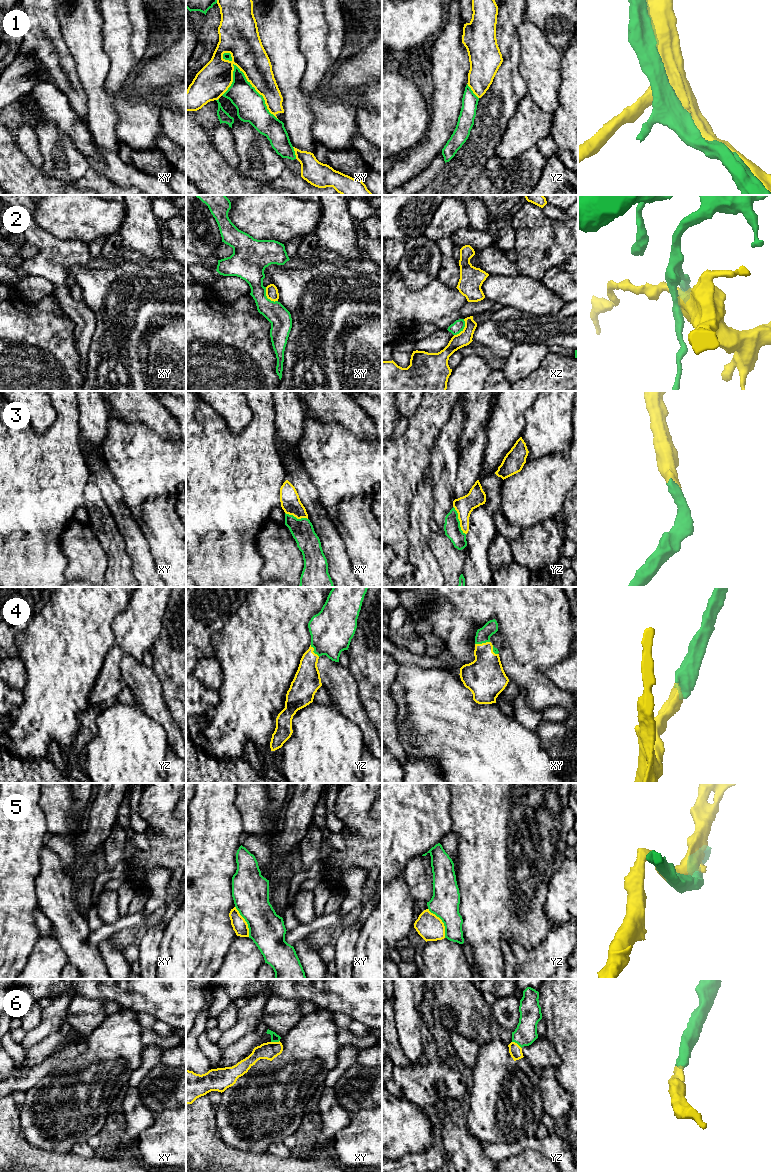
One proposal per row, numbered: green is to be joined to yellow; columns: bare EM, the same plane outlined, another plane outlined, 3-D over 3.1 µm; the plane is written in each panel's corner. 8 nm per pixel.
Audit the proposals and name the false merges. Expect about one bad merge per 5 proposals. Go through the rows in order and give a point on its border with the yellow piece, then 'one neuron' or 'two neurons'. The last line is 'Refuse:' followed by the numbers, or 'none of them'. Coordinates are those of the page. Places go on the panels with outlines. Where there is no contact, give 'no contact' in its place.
1: xy (257, 91) | two neurons
2: xy (267, 297) | two neurons
3: yz (459, 520) | one neuron
4: xy (482, 643) | one neuron
5: yz (442, 922) | two neurons
6: yz (517, 1044) | one neuron
Refuse: 1, 2, 5

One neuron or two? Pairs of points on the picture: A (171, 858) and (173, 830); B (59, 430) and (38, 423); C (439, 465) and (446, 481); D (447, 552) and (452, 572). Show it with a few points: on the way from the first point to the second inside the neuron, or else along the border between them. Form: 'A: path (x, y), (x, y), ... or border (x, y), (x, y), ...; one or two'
A: border (151, 828), (175, 839); two
B: border (50, 403), (55, 420), (43, 433), (36, 434); two
C: path (440, 469), (443, 477); one
D: path (449, 557), (452, 567); one

